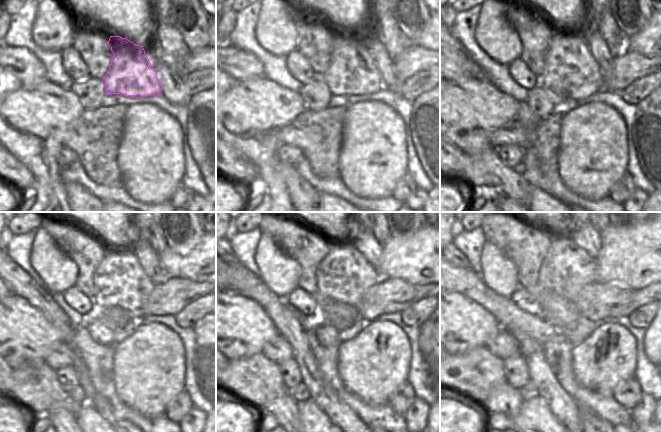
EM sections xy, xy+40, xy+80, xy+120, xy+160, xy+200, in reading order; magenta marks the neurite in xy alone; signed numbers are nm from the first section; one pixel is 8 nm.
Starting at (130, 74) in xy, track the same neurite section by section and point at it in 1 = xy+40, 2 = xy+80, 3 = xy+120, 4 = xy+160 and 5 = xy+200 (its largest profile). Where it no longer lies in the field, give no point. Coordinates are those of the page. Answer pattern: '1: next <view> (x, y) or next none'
1: next xy+40 (351, 72)
2: next xy+80 (571, 71)
3: next xy+120 (119, 280)
4: next xy+160 (344, 275)
5: next xy+200 (566, 269)

